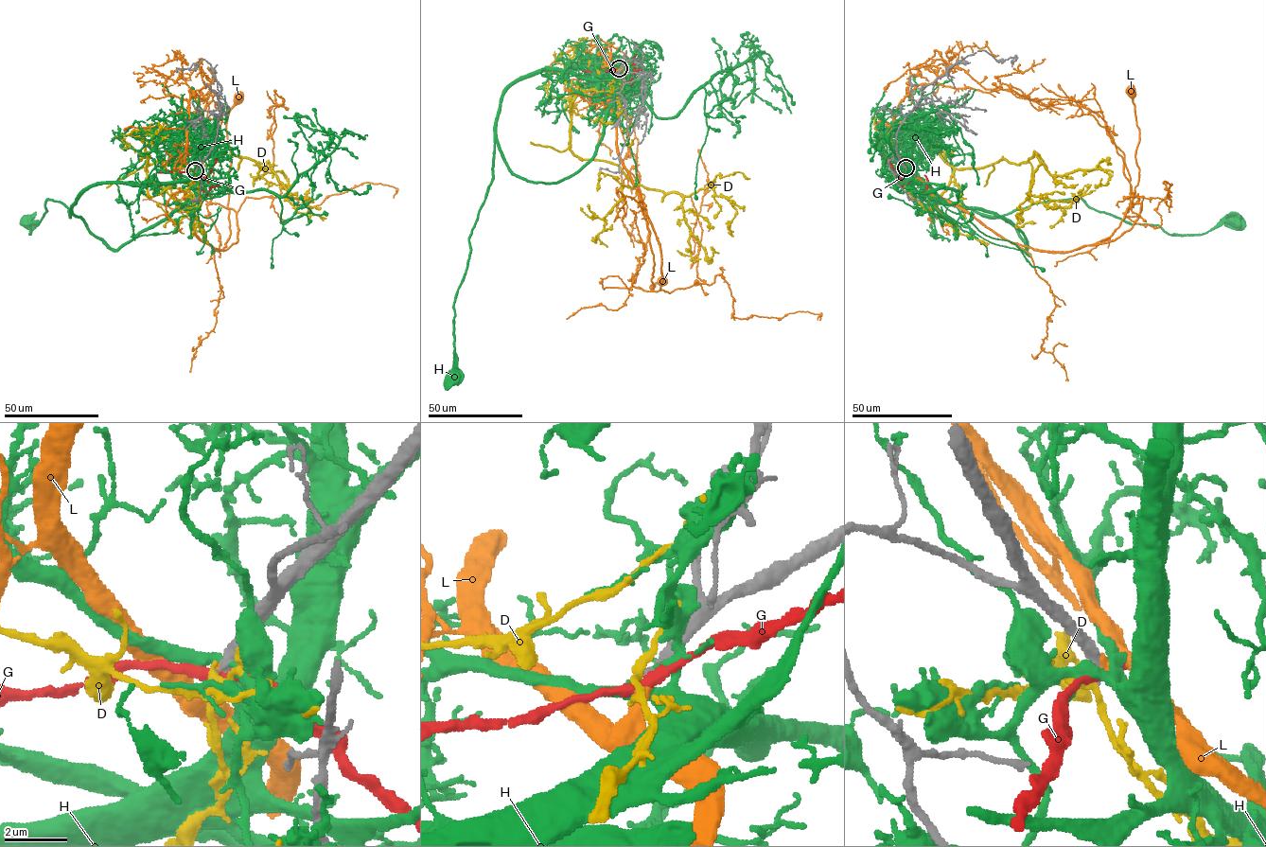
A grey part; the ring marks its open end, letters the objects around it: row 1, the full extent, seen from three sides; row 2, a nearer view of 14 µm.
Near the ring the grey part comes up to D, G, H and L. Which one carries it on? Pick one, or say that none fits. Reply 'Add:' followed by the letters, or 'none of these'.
Add: L

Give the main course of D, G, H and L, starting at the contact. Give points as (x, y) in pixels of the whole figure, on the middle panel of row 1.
D: (618, 67), (612, 89), (574, 100), (571, 149), (665, 193), (712, 185), (736, 210), (733, 237)
G: (619, 67), (632, 62), (634, 64), (630, 83), (624, 88), (624, 85)
H: (619, 67), (601, 79), (537, 70), (502, 97), (492, 181), (453, 308), (451, 379)
L: (619, 68), (622, 79), (609, 99), (616, 149), (649, 232), (654, 264), (650, 288), (662, 282)

